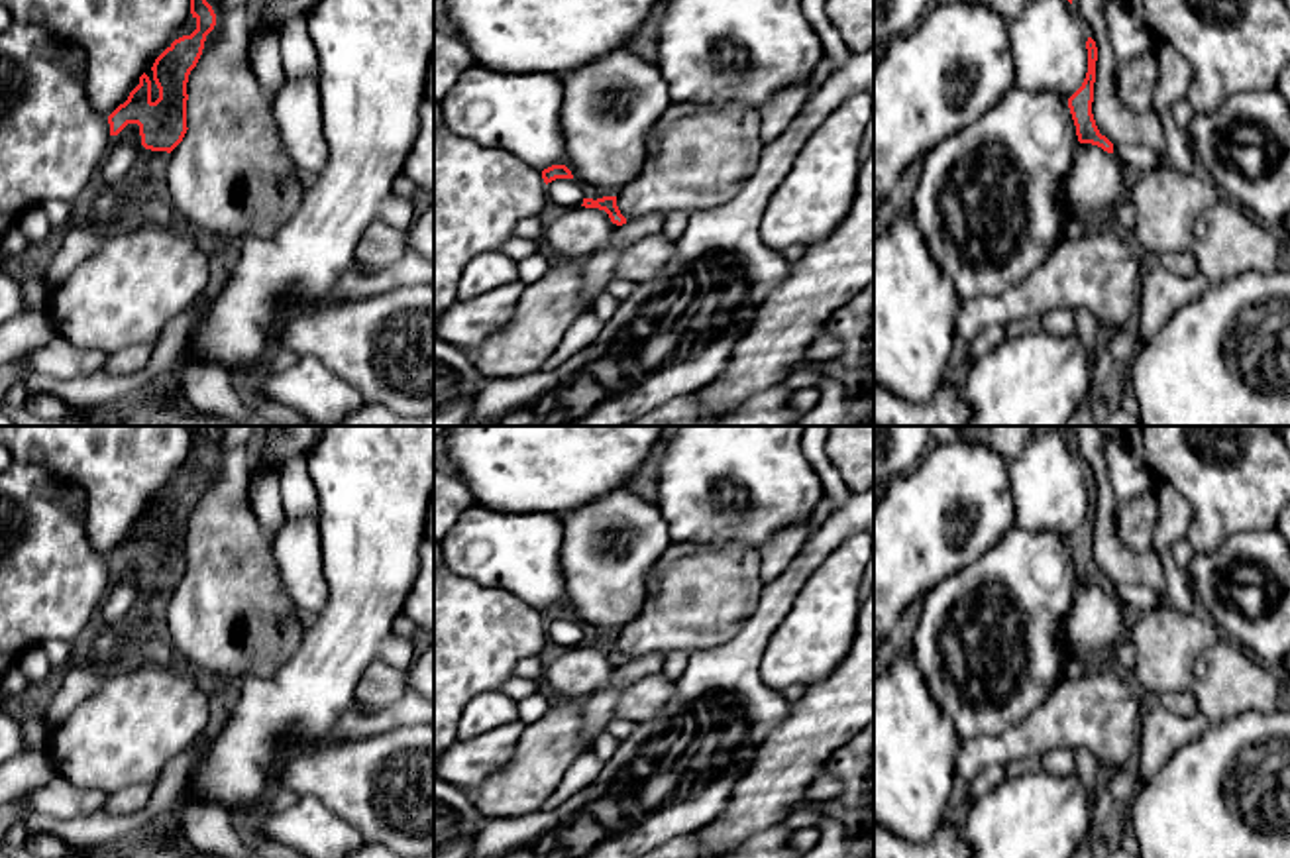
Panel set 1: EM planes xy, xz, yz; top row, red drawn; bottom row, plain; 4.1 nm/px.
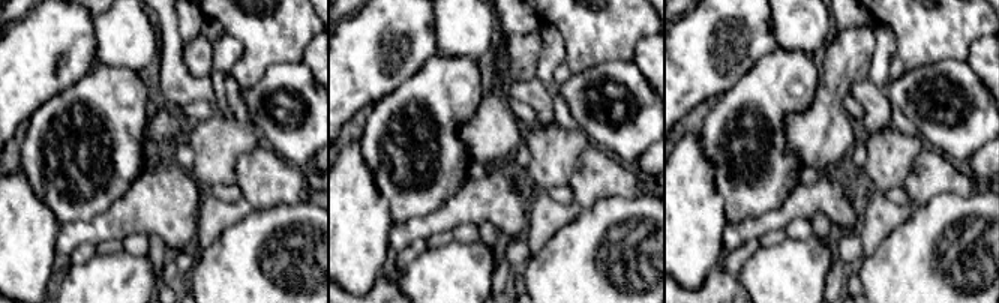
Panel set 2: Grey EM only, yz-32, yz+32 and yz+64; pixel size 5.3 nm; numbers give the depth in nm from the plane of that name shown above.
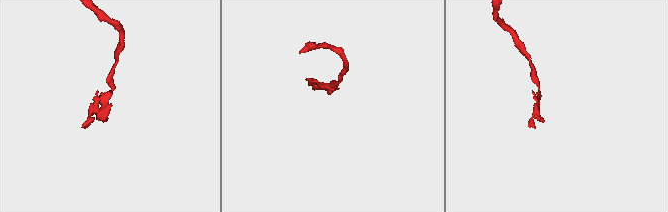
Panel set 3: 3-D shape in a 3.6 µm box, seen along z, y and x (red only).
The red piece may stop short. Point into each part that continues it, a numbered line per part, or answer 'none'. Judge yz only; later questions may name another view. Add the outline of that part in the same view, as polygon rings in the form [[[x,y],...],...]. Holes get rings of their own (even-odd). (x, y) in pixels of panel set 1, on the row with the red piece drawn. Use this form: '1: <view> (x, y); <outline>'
none

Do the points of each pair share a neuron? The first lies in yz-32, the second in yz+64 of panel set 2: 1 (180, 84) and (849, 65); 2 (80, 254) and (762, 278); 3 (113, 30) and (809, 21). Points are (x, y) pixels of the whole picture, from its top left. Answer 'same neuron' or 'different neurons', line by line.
1: different neurons
2: different neurons
3: same neuron

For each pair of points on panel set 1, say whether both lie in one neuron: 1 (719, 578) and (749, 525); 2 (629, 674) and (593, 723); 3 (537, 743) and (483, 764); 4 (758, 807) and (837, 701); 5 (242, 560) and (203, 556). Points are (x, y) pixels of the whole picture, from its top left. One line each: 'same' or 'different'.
1: different
2: same
3: different
4: same
5: same

